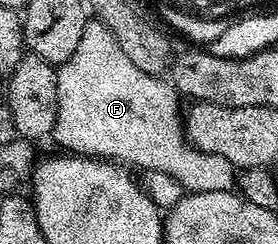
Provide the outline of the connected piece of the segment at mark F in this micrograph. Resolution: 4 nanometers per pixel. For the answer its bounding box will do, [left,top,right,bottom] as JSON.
[53,20,237,194]

